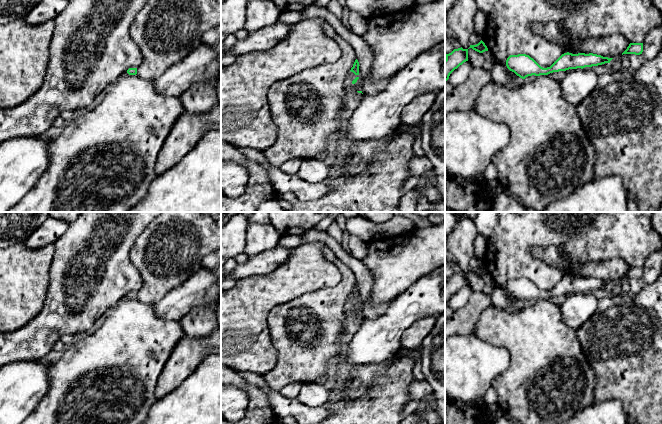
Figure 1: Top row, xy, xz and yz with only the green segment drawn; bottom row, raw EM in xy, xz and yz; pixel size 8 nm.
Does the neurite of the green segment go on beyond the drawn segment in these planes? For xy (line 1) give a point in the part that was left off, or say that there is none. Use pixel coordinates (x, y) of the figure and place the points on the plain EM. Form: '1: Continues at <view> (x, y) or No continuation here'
1: No continuation here

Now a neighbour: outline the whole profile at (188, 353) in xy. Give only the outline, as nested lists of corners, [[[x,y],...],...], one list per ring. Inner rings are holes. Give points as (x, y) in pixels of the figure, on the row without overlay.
[[[219,328],[203,339],[191,339],[184,335],[171,352],[157,380],[156,398],[161,399],[178,388],[210,354],[221,354]]]

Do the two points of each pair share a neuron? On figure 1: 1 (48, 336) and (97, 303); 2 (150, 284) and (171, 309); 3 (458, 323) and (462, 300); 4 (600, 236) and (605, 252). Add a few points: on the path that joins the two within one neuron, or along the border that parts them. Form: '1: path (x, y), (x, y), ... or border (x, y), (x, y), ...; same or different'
1: path (60, 324), (68, 316), (80, 314), (85, 309); same
2: border (181, 283), (174, 286), (153, 304); different
3: border (474, 292), (469, 300), (455, 312); different
4: path (602, 240), (604, 248); same

